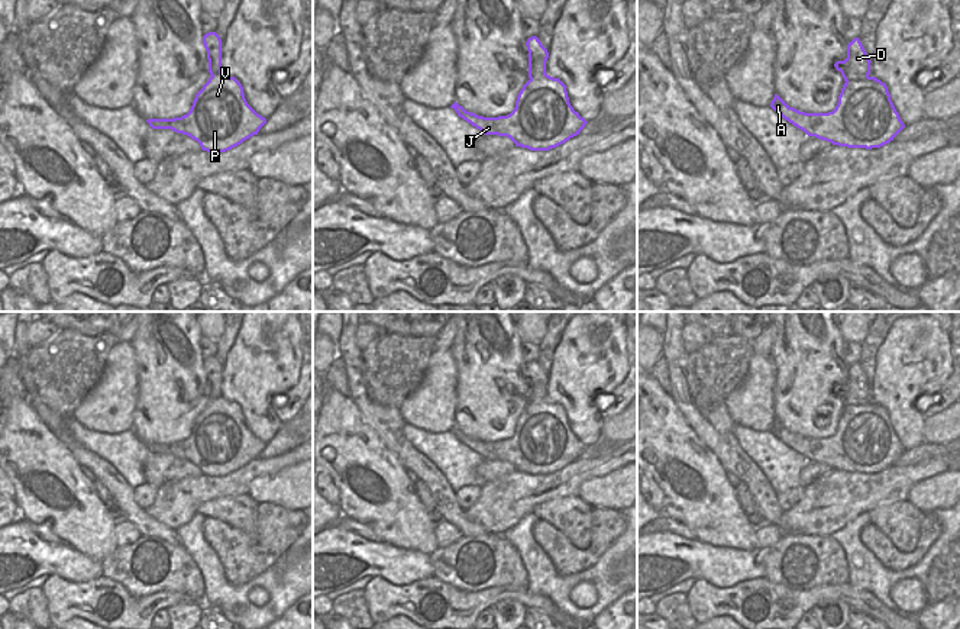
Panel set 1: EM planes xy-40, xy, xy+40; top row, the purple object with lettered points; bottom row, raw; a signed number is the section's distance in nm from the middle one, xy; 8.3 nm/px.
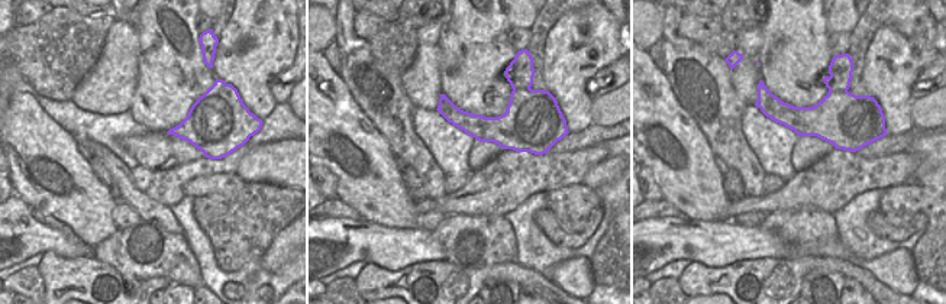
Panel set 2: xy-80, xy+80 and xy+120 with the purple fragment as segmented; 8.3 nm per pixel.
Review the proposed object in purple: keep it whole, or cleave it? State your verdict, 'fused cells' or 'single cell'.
fused cells

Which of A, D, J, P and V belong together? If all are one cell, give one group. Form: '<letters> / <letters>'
A J P V / D

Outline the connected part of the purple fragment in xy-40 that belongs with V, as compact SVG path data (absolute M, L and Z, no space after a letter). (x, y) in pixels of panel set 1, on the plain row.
M226 399L210 401L190 436L174 443L148 443L152 454L171 454L197 465L203 475L226 477L266 448L246 426L242 409Z

